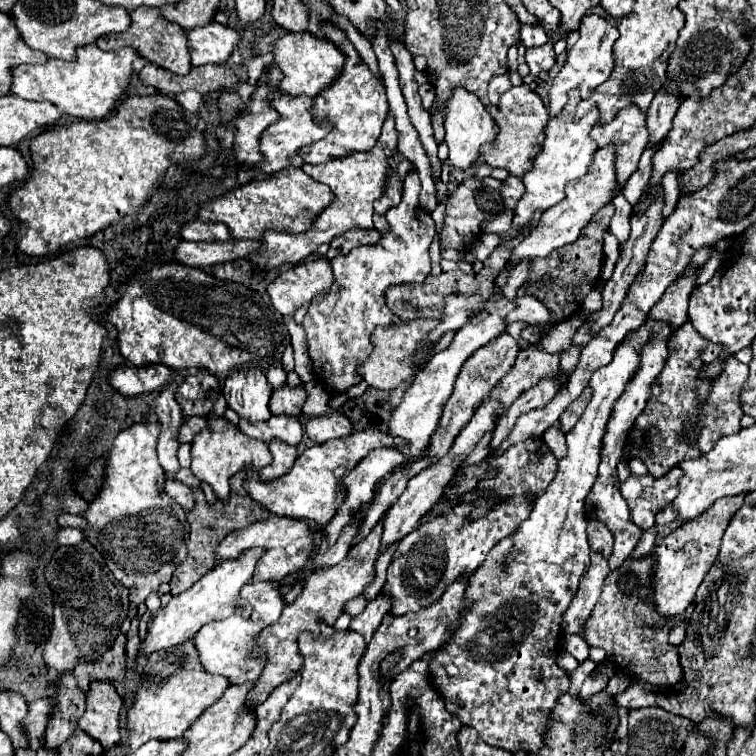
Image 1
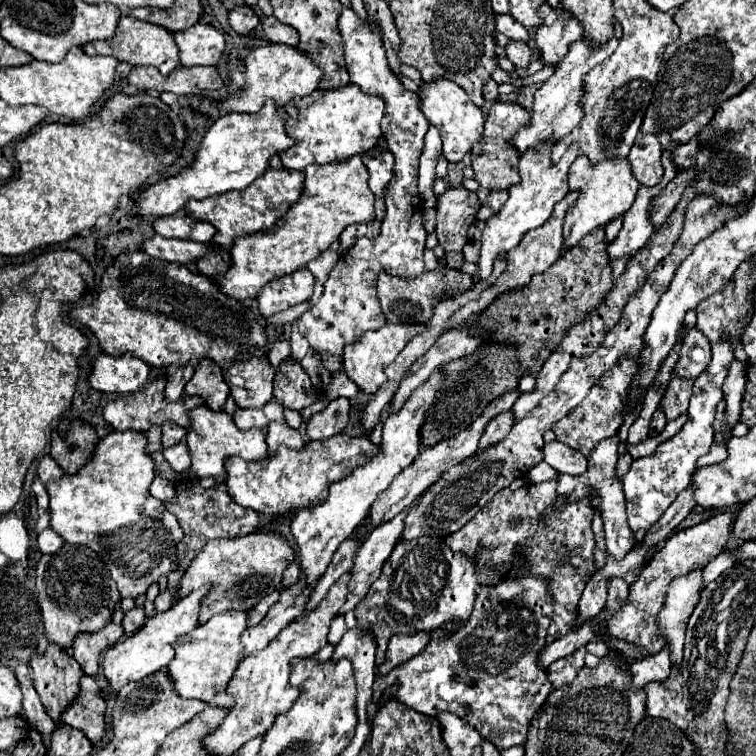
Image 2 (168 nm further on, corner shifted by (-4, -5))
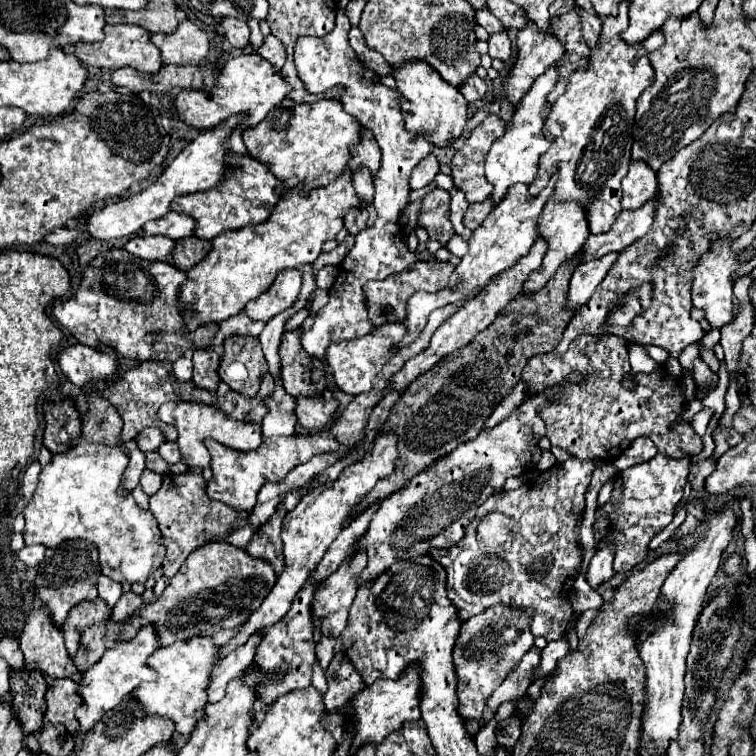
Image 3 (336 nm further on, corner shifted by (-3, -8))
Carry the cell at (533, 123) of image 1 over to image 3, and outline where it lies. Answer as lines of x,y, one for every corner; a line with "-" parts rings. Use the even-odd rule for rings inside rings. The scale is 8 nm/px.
489,114
473,132
471,136
459,146
457,154
453,156
453,180
459,190
465,192
467,200
473,202
483,202
489,198
493,188
489,186
483,164
485,164
485,154
489,152
491,144
501,138
505,132
507,124
495,116

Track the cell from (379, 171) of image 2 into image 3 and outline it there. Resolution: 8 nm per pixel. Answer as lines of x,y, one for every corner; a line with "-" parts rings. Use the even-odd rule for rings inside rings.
363,130
359,146
353,148
353,158
349,162
349,170
357,170
357,168
365,166
373,172
373,170
377,170
379,162
381,162
381,150
375,142
375,136
371,130

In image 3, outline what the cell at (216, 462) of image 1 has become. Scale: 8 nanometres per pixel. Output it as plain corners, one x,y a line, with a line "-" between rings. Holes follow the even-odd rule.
167,402
159,408
159,418
167,424
173,424
179,432
179,450
183,456
183,462
187,466
199,466
205,468
209,466
209,452
205,450
205,440
213,438
229,448
241,450
241,452
251,452
263,442
261,426
255,422
237,422
231,416
223,414
221,410
201,404
201,402

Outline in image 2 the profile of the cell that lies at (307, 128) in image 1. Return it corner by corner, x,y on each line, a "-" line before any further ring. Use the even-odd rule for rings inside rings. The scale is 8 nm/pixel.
266,101
258,113
222,115
200,141
194,161
180,173
160,179
142,191
134,201
132,213
138,217
164,217
180,211
188,199
206,199
232,189
246,189
268,169
268,159
280,151
286,151
292,143
294,139
290,139
284,131
284,119
278,117
278,109
270,101

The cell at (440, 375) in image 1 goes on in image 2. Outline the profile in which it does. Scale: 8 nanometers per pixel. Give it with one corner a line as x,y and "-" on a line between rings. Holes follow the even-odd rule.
442,369
434,371
430,379
418,387
410,399
402,405
402,409
396,415
390,415
382,423
382,443
378,455
374,455
368,463
356,467
352,473
348,473
344,479
336,481
328,489
326,501
310,507
310,509
300,509
298,513
292,515
290,519
290,531
294,535
296,543
296,557
300,559
300,569
306,575
306,585
314,585
320,575
326,571
334,551
342,541
346,541
352,531
364,521
370,505
378,497
378,493
386,491
388,485
394,481
394,477
420,453
420,443
418,443
418,431
424,423
424,413
428,407
434,403
434,395
442,387

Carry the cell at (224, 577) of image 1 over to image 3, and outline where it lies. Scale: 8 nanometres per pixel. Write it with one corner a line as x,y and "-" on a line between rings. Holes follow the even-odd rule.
143,626
135,638
125,640
125,642
117,642
115,648
109,648
103,658
93,664
85,676
79,682
79,694
83,696
85,704
75,712
77,720
81,722
81,734
89,732
99,720
101,716
115,708
125,696
129,696
141,682
149,682
153,680
153,670
149,670
149,666
145,664
149,654
153,654
153,650
159,648
159,638
155,634
157,630
153,630
153,626

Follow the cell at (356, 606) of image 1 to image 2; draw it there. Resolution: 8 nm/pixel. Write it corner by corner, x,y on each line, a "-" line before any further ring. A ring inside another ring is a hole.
336,617
334,621
332,621
332,625
330,625
330,633
328,633
328,643
330,645
336,645
340,639
342,639
342,635
346,633
346,623
344,623
344,617

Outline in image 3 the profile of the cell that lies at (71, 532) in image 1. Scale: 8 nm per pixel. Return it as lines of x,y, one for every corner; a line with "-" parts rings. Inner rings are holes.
33,544
33,546
25,546
23,550
19,550
17,556
19,556
19,560
23,560
27,566
37,566
37,564
43,560
45,550
47,550
47,548
41,546
41,544

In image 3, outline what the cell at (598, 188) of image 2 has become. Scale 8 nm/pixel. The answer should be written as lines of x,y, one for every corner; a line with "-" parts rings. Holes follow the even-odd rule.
555,194
549,198
541,218
539,218
539,234
545,236
549,240
549,250
543,258
541,268
537,270
537,274
531,274
529,280
523,286
523,292
537,292
545,286
545,282
549,282
549,278
557,272
557,268
573,258
577,254
577,250
581,250
583,242
589,236
589,218
585,218
585,206
581,206
581,202
557,202

